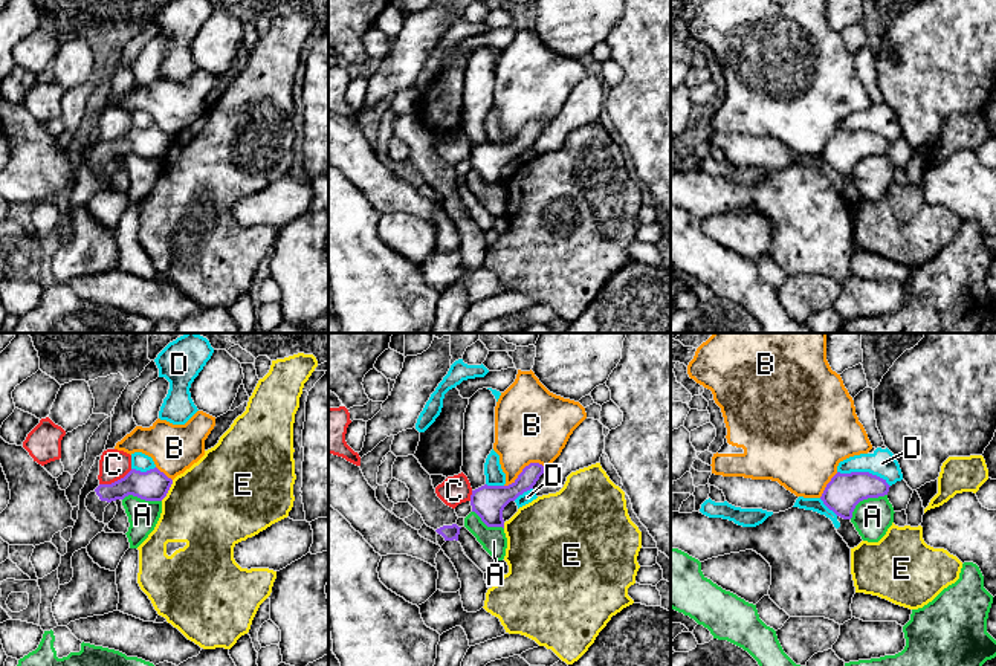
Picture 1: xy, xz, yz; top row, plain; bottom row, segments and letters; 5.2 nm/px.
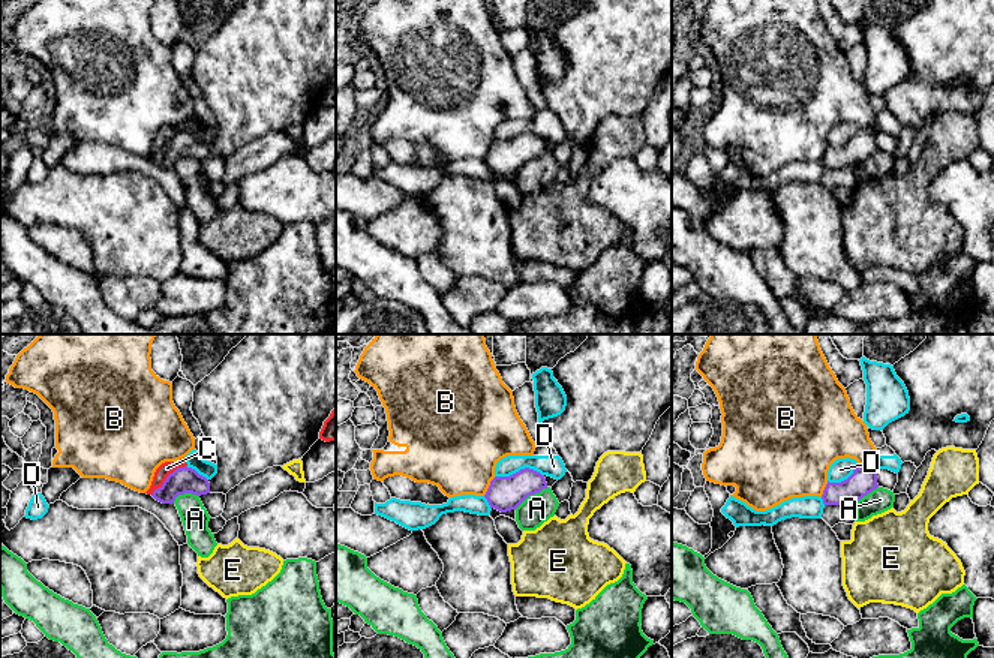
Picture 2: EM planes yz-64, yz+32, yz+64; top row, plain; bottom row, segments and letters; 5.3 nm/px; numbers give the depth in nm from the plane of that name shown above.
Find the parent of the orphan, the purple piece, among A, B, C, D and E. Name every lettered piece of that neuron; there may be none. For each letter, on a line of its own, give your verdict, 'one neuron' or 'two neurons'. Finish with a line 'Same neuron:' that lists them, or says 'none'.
A: two neurons
B: two neurons
C: two neurons
D: two neurons
E: two neurons
Same neuron: none

